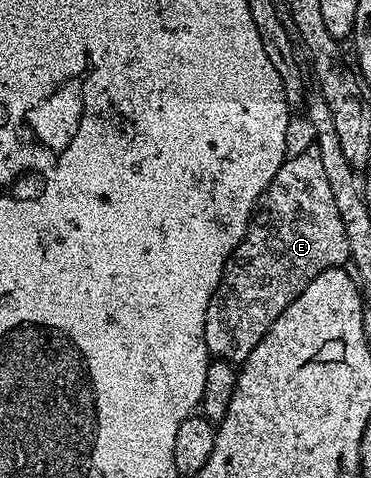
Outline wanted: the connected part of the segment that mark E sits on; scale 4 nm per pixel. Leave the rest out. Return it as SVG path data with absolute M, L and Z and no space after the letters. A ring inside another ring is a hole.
M315 145L309 147L304 155L292 154L284 159L281 169L277 169L277 177L269 181L265 193L259 199L255 214L247 225L245 237L227 258L217 289L209 301L209 309L205 313L205 345L208 356L216 360L232 365L243 364L257 341L269 333L269 325L273 325L273 321L277 321L277 317L281 317L281 313L293 305L293 301L303 292L305 285L317 277L317 273L330 267L343 267L351 258L349 238L337 211L333 190L325 177L319 150Z

